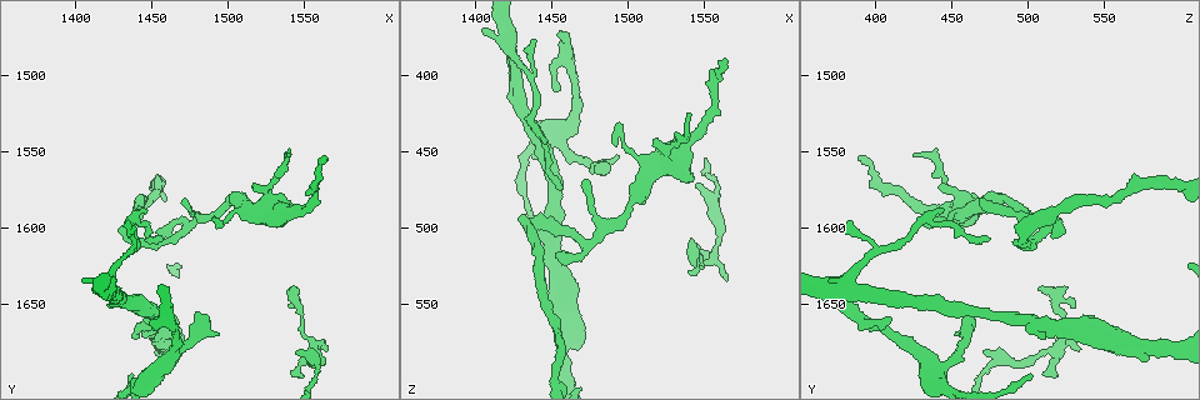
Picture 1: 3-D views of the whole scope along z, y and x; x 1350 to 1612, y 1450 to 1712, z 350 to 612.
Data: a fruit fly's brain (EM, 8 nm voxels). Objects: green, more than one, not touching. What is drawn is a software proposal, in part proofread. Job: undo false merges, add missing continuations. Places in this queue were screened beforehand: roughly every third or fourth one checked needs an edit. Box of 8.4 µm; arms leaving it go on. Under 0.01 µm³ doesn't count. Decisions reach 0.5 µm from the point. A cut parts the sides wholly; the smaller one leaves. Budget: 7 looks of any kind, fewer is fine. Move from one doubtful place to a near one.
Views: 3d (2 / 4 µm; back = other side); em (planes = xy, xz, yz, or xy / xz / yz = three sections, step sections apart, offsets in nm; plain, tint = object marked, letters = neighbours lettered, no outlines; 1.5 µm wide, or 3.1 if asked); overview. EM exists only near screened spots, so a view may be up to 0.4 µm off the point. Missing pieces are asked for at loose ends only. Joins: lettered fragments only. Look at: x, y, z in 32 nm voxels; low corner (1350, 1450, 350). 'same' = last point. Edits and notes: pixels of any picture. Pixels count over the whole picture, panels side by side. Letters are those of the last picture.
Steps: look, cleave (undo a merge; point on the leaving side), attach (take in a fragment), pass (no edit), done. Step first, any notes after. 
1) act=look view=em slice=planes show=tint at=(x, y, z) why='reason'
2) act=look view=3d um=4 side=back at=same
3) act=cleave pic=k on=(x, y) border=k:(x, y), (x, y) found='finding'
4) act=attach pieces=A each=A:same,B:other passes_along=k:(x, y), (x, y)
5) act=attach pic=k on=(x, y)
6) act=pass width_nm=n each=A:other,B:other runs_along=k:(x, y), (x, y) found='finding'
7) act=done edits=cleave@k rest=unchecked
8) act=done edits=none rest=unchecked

act=look view=3d um=2 side=back at=(1482, 1654, 460) why='branch stops here'

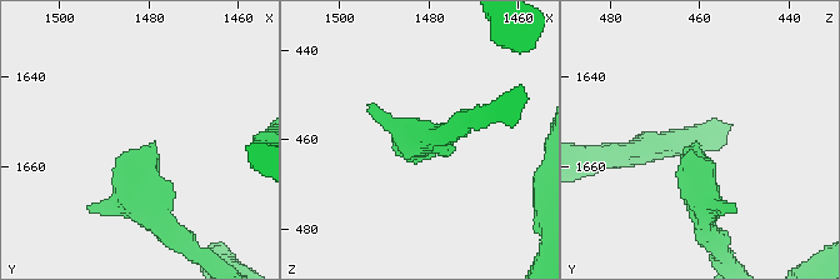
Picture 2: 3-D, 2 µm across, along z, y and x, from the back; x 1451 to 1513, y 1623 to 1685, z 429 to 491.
act=look view=em slice=xz step=8 show=tint at=(1480, 1654, 460)

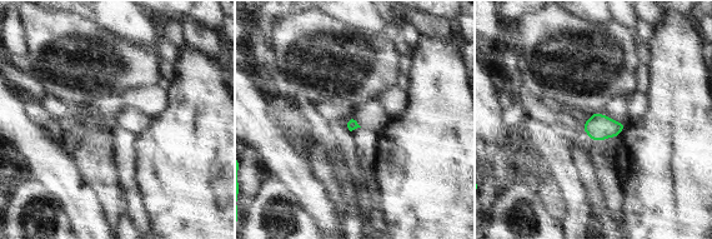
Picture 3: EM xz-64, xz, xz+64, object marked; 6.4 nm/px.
act=look view=em slice=planes show=letters at=same why='another direction'

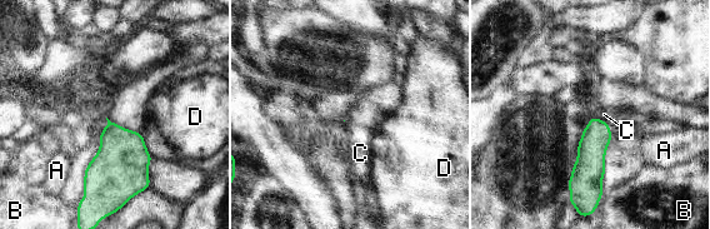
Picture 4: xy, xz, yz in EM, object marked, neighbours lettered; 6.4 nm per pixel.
act=pass each=A:other,B:other,C:other,D:other border=4:(595, 115), (606, 123) found='none of them fits'

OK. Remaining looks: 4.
act=look view=em slice=planes show=letters at=(1460, 1660, 392) why='a fork'

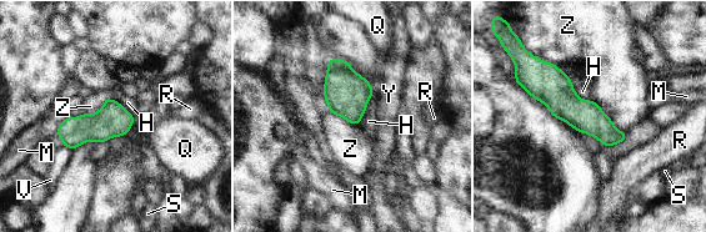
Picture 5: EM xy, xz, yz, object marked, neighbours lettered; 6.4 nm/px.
act=pass each=H:other,M:other,Q:other,R:other,S:other,V:other,Y:other,Z:other border=5:(596, 104), (619, 130), (627, 132) found='continuous, no second neuron'

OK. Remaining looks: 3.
act=look view=3d um=4 at=(1542, 1654, 532) why='tapers out'

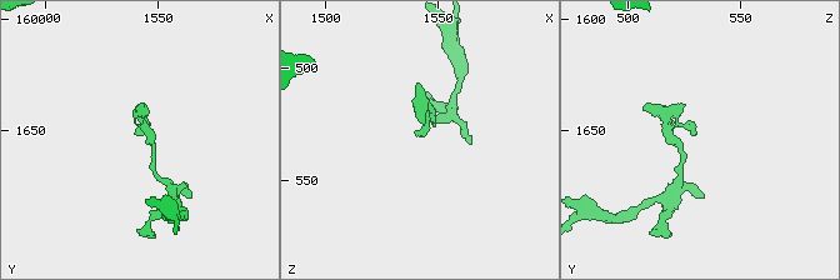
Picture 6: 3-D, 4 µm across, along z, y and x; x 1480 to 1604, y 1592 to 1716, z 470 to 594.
act=look view=em slice=planes show=letters at=(1544, 1652, 530)

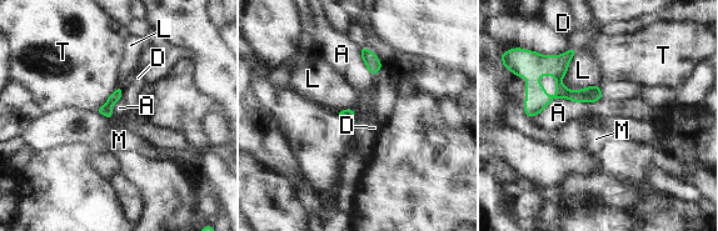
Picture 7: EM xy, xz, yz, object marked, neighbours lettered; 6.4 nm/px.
act=pass longest_contact=A:500nm each=A:other,D:other,L:other,M:other,T:other border=7:(602, 98), (557, 98), (529, 119) found='no lettered fragment goes on from it'

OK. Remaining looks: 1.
act=done edits=none rest=unchecked

